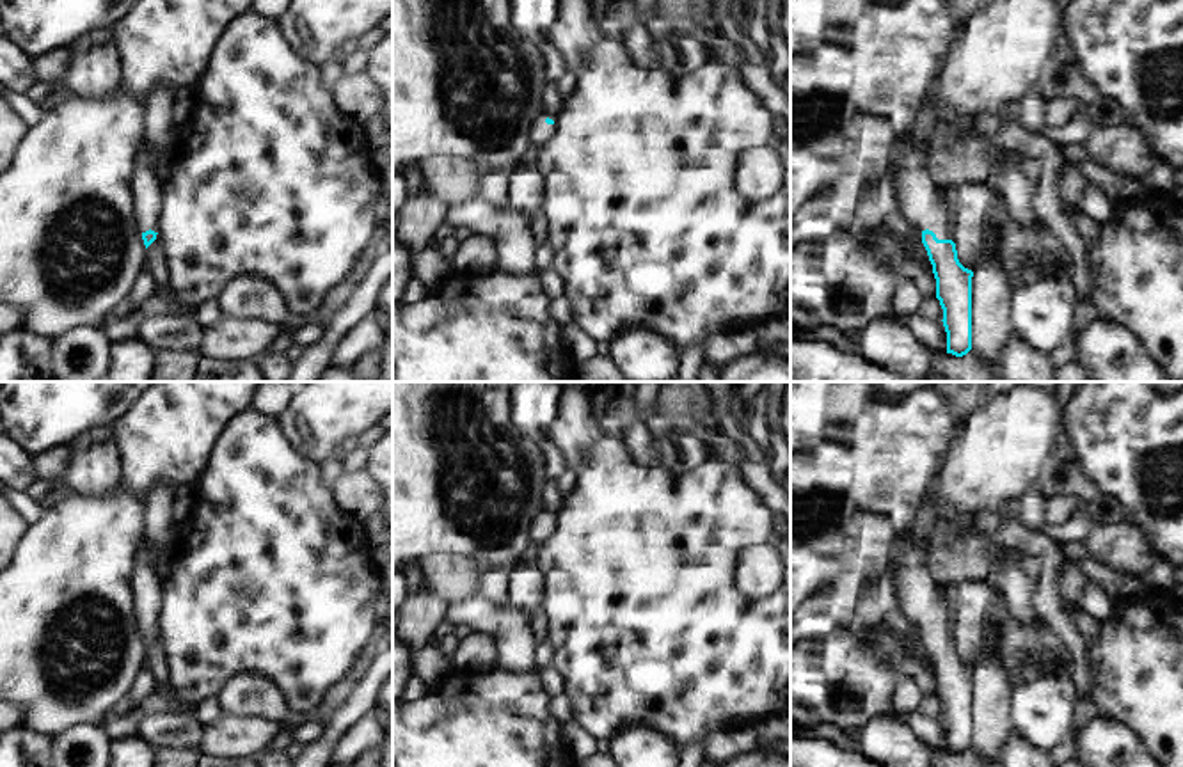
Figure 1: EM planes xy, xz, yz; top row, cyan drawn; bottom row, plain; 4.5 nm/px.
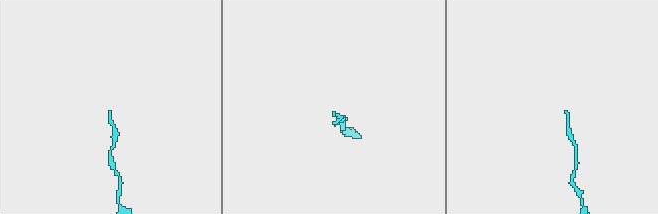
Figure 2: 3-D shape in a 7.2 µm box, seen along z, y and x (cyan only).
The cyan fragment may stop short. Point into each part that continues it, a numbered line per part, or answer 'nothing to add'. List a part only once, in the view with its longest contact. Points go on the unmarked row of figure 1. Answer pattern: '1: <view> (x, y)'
1: yz (901, 442).

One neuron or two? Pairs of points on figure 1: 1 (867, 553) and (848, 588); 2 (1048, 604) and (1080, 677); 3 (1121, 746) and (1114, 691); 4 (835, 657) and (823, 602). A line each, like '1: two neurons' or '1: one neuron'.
1: one neuron
2: one neuron
3: two neurons
4: two neurons

